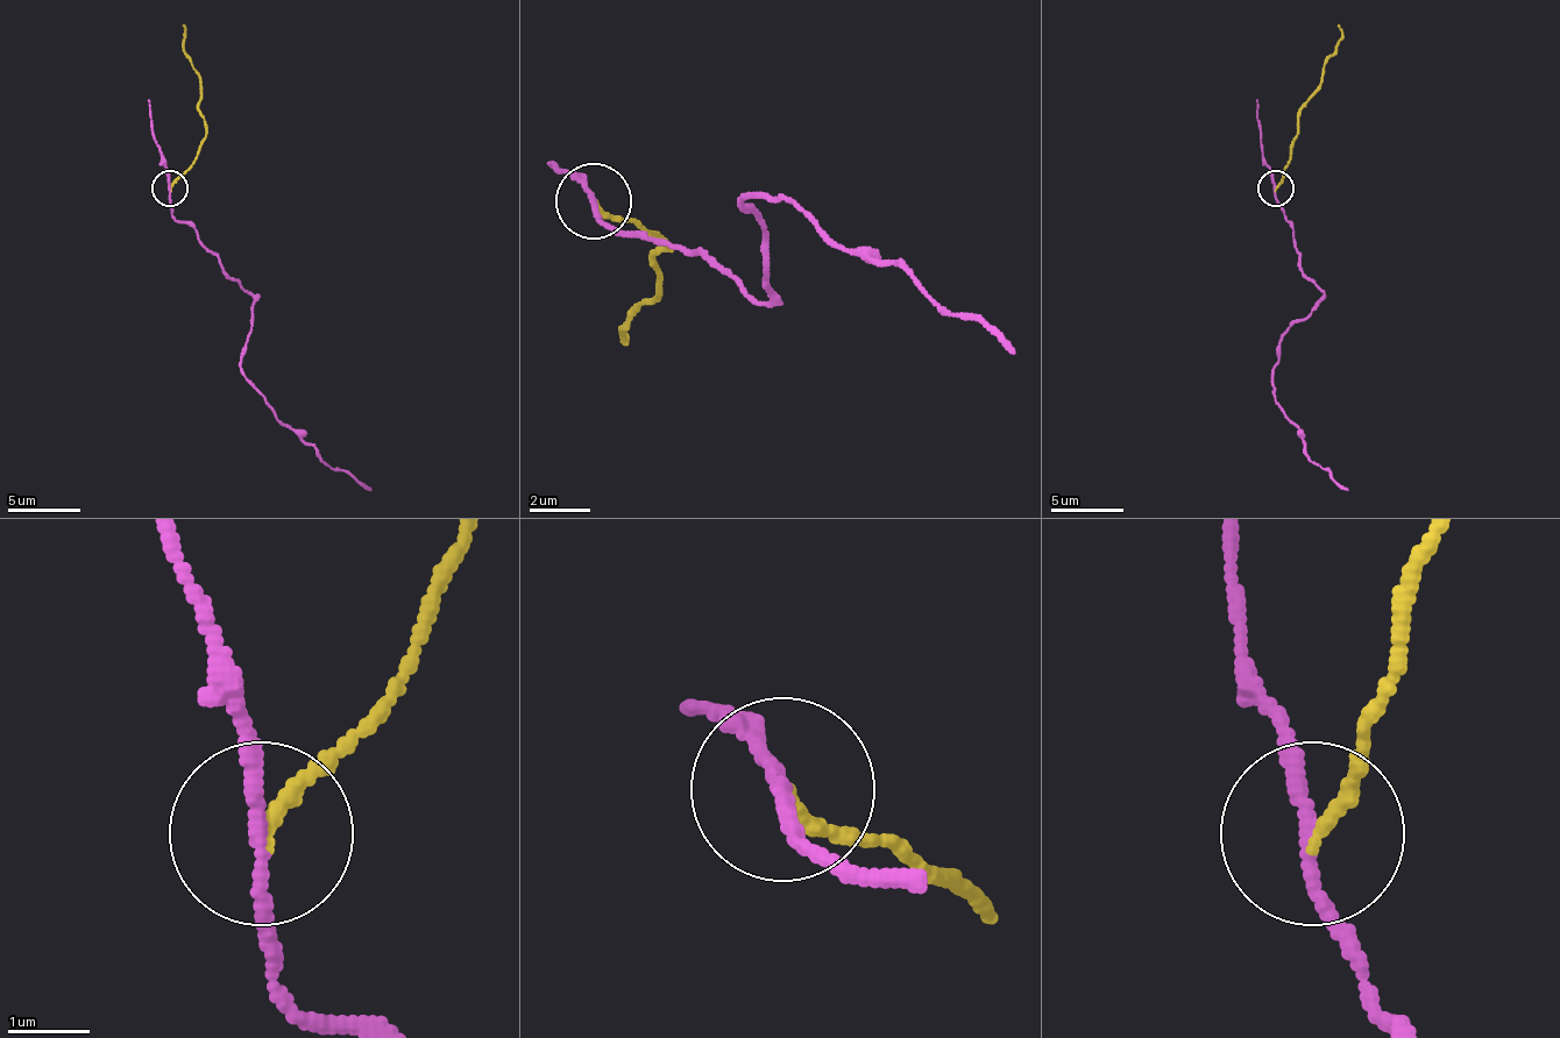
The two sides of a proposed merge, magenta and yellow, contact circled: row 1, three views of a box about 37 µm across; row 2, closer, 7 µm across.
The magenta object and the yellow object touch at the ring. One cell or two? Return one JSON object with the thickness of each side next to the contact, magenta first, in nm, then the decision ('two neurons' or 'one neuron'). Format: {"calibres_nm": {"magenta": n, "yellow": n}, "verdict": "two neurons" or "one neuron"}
{"calibres_nm": {"magenta": 170, "yellow": 190}, "verdict": "two neurons"}

